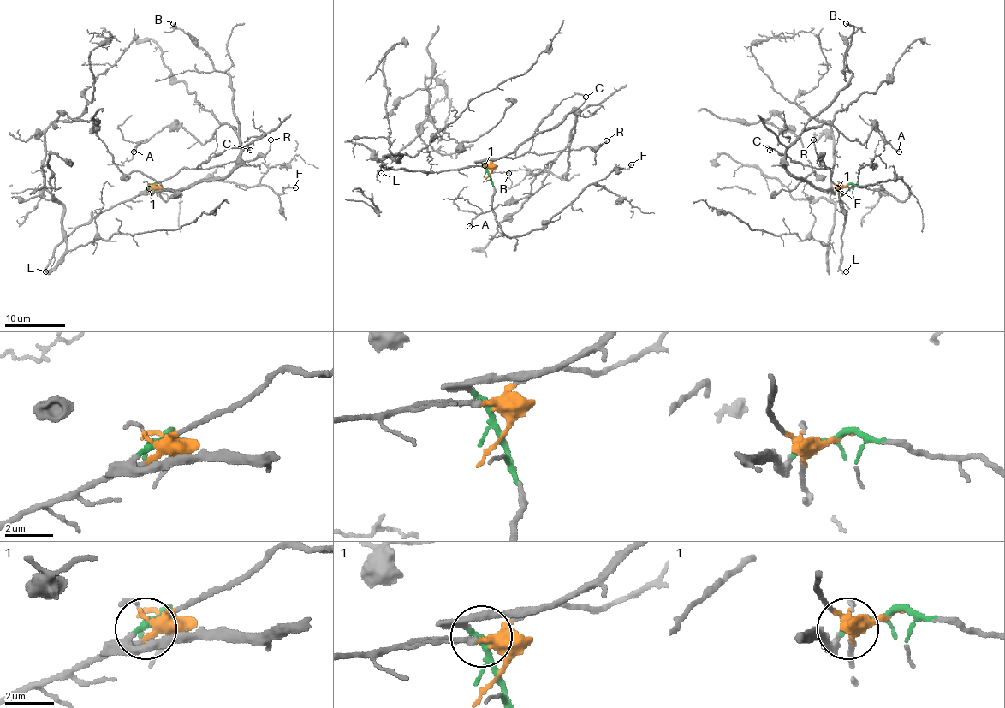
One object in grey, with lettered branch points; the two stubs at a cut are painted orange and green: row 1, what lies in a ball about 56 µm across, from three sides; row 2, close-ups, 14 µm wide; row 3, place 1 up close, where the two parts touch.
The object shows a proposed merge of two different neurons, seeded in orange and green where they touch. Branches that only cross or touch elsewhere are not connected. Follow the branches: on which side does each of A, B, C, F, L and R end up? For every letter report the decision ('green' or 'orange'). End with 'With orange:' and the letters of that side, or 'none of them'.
A: green
B: green
C: orange
F: green
L: orange
R: orange
With orange: C, L, R

